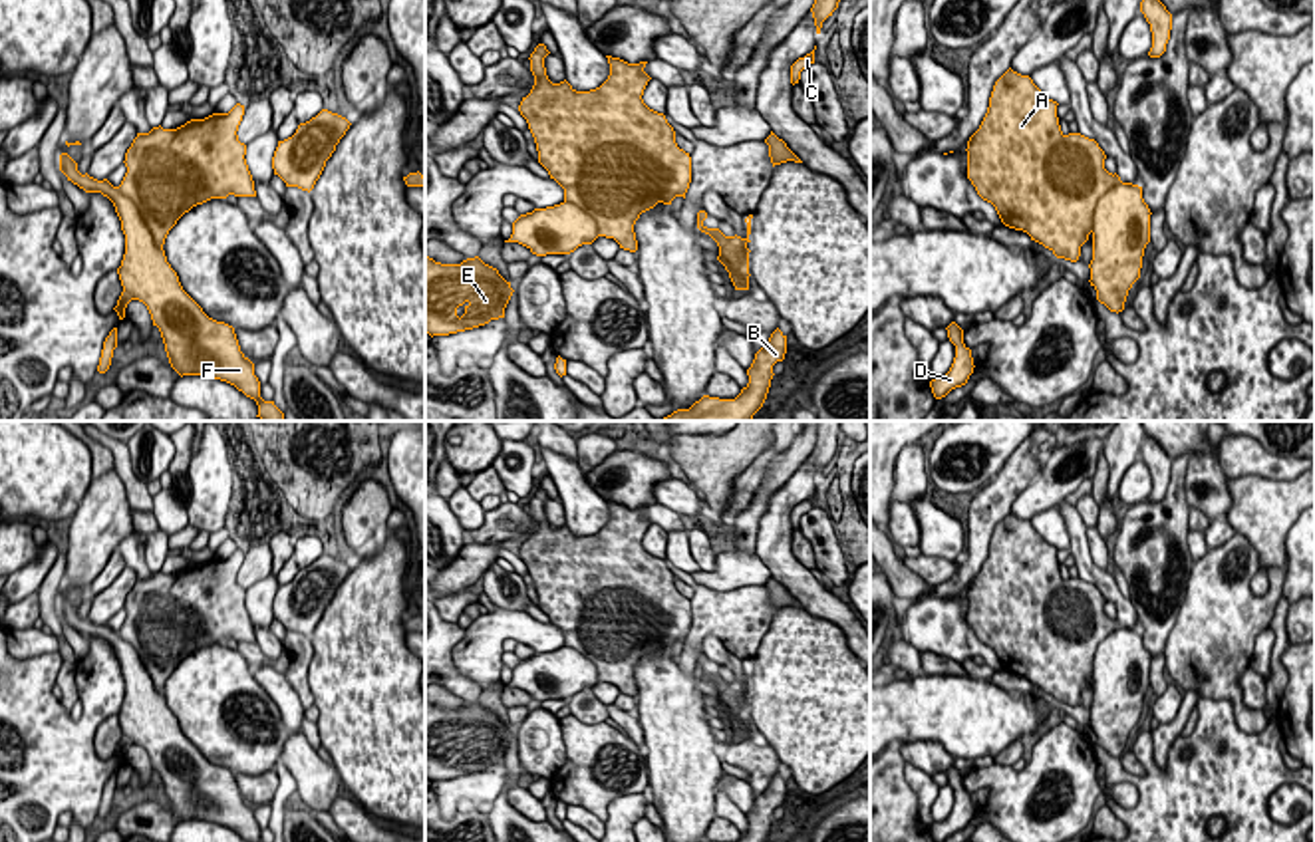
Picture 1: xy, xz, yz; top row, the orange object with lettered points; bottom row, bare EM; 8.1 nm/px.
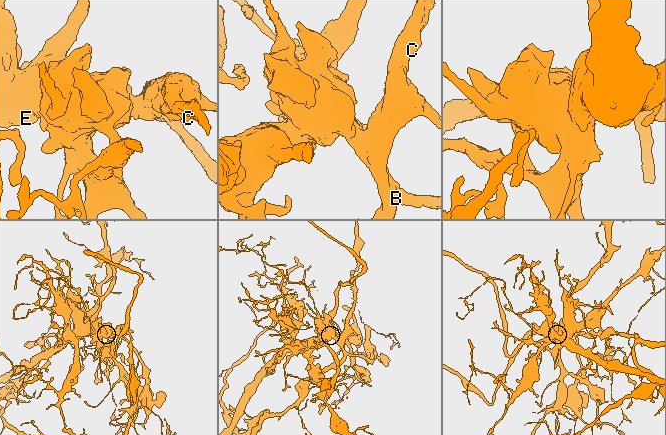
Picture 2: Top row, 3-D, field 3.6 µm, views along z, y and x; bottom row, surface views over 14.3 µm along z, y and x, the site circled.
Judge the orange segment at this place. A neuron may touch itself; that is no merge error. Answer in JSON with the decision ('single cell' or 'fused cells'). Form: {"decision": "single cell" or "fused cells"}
{"decision": "fused cells"}

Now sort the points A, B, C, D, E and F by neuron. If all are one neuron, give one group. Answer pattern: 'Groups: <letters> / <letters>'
Groups: A B C / D E F

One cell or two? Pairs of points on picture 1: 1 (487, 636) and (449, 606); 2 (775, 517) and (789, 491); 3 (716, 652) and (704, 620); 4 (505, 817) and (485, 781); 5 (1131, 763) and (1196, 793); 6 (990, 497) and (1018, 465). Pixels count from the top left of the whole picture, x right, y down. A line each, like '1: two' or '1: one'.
1: two
2: one
3: two
4: two
5: two
6: one

